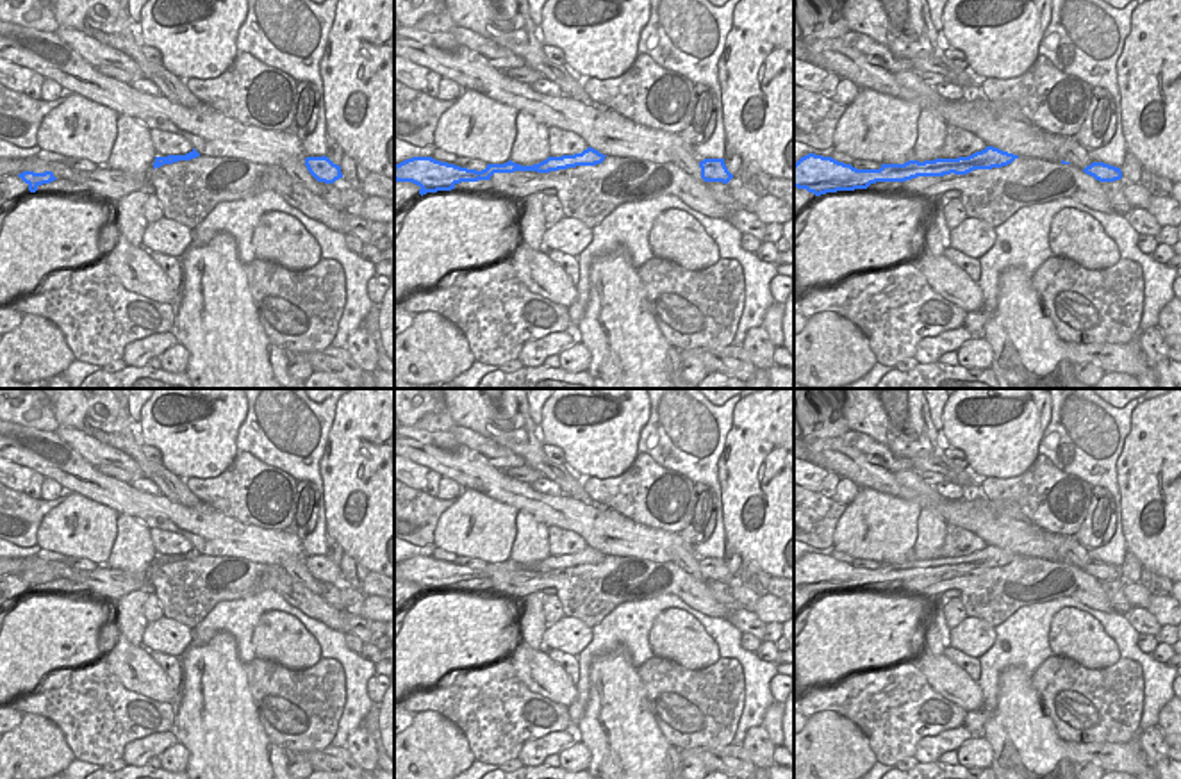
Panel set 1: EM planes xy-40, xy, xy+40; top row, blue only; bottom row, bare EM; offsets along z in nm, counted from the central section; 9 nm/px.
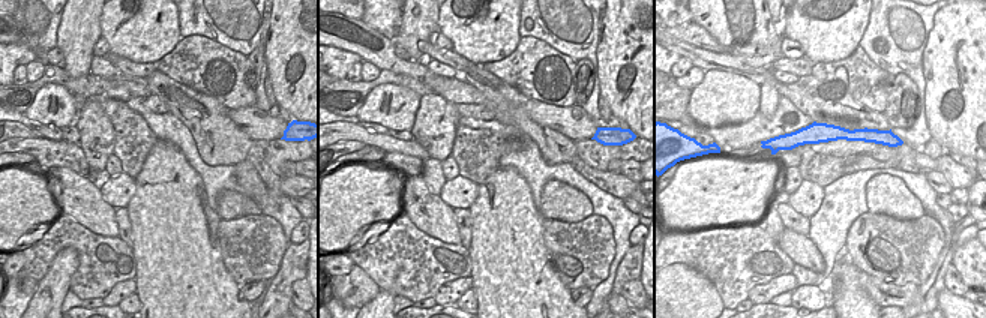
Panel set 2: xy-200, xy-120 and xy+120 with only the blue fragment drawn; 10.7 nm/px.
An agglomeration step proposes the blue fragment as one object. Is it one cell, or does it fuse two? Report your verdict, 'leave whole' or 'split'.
leave whole

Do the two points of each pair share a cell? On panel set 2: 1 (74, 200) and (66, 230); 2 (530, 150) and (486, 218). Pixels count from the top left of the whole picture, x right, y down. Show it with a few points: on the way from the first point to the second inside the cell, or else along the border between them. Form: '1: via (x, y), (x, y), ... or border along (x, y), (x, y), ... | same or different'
1: border along (62, 213), (101, 234) | different
2: border along (500, 167), (512, 167), (524, 179), (533, 201) | different

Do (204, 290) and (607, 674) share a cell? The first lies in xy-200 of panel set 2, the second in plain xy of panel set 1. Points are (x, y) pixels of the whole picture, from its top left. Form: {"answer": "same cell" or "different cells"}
{"answer": "same cell"}

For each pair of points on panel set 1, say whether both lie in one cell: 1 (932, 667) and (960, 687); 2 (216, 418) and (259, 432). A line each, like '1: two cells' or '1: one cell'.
1: one cell
2: two cells

